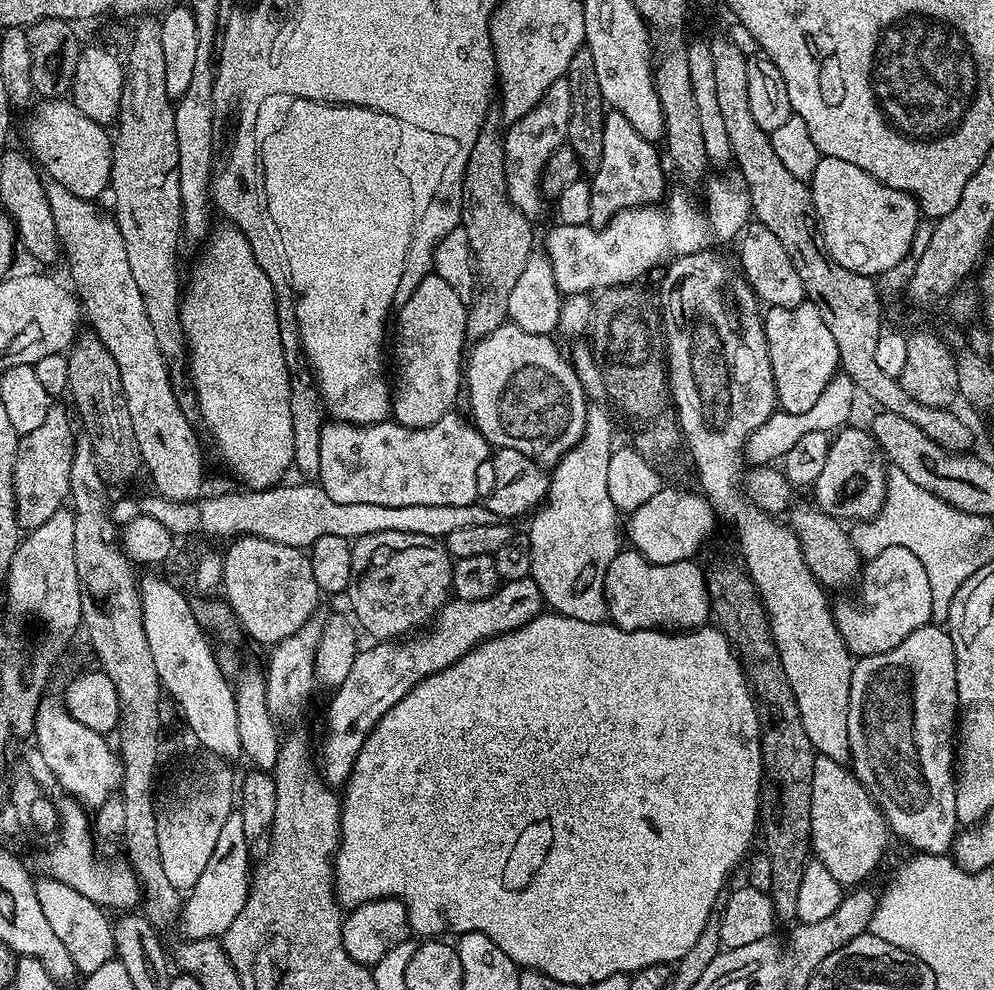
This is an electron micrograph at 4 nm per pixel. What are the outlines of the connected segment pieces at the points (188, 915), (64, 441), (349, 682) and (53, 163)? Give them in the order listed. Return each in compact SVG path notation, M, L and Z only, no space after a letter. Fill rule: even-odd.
M234 810L219 831L218 842L211 851L206 870L199 875L198 882L186 892L186 899L178 917L178 928L184 931L183 935L187 939L211 940L223 937L224 932L230 930L234 918L242 914L242 906L246 906L250 883L248 855L250 849L246 842L246 830L242 830L242 814L239 810Z
M59 406L48 409L46 419L30 434L19 437L16 461L14 462L14 498L16 517L21 530L42 526L59 508L65 507L72 487L70 468L76 453L77 429L72 429L68 412Z
M527 576L501 583L490 600L466 602L449 599L432 617L424 630L428 632L421 631L395 642L372 642L369 648L361 647L349 674L331 693L332 701L328 704L324 741L320 748L318 744L318 768L324 783L329 786L347 784L358 750L364 745L370 730L386 714L386 710L400 702L411 688L418 686L418 682L446 670L446 666L458 662L458 658L465 656L482 641L526 626L526 622L539 616L545 608L538 586L531 576Z
M57 98L54 100L41 99L40 105L36 108L36 121L32 124L32 129L28 132L28 144L31 155L39 164L39 167L46 173L48 180L58 182L83 200L93 202L99 201L99 196L109 191L112 183L112 145L113 137L109 129L103 124L94 122L94 118L86 118L78 106L74 106L71 99Z

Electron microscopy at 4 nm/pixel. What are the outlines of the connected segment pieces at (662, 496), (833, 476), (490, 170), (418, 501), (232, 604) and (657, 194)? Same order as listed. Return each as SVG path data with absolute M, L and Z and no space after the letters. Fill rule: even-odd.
M661 486L658 494L650 498L626 520L626 536L632 539L631 547L641 552L650 562L669 564L695 557L696 551L708 540L716 528L717 513L711 500L699 491L683 492L680 488Z
M845 427L835 433L826 467L818 474L814 485L814 503L826 514L841 522L872 520L882 510L886 498L889 465L883 448L872 437L871 431Z
M489 114L484 117L478 138L470 150L470 162L466 162L466 174L462 182L460 223L470 242L478 281L478 291L468 304L468 338L475 342L489 336L508 320L510 294L534 251L533 221L524 216L522 210L514 206L514 202L510 202L510 194L506 190L504 132L499 115Z
M447 412L425 428L407 428L391 419L381 424L348 424L345 420L321 424L318 484L340 503L392 507L477 503L480 467L489 463L490 445L475 423L458 413Z
M241 535L233 539L230 548L224 552L223 585L224 598L237 623L246 629L247 634L254 640L273 646L278 641L290 637L302 624L315 615L320 598L311 557L300 548L268 541L264 538Z
M612 110L605 115L602 158L590 176L590 221L593 225L603 226L614 218L614 214L627 208L639 208L641 204L659 205L665 199L664 168L660 165L656 147L653 141L642 138L620 112Z

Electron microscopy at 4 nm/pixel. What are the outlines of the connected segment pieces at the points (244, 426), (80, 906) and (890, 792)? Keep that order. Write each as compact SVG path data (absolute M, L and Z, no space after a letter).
M234 226L228 228L217 227L211 233L207 241L204 253L192 272L192 281L187 281L186 291L183 293L180 302L180 322L184 331L186 341L186 371L190 377L192 389L196 391L196 402L198 405L198 416L204 419L208 432L212 435L212 444L216 447L218 455L224 459L224 464L241 480L243 487L248 490L273 488L285 479L284 471L293 467L294 458L294 422L292 421L292 389L294 381L291 380L290 369L286 362L286 354L282 346L282 334L278 330L278 314L276 313L276 295L270 278L266 278L266 270L258 266L254 258L254 250L250 250L250 242Z
M47 878L37 879L36 893L38 902L42 902L42 914L46 914L46 922L50 922L50 930L54 930L54 935L62 941L62 946L66 946L77 973L87 974L99 970L102 966L106 966L106 962L114 959L116 954L114 934L112 933L114 924L111 919L108 921L109 913L105 909L101 908L99 904L90 902L90 898L78 894L78 890L70 890L70 886L66 886L66 882Z
M930 622L906 642L901 642L899 646L894 646L894 650L886 650L886 654L874 654L873 656L859 657L852 665L850 674L850 714L848 715L848 737L850 738L850 767L856 773L864 785L868 787L868 793L872 799L880 805L884 816L888 819L888 827L893 833L896 832L908 844L916 847L917 853L929 852L935 856L943 856L953 847L958 835L958 821L956 818L956 807L954 798L956 797L956 776L954 775L954 733L958 728L958 682L956 681L956 655L954 654L954 642L951 632L945 630L939 623Z

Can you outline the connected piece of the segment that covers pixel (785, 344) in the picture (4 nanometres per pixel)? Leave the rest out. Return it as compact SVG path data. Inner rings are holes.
M811 302L797 308L768 308L763 317L779 411L802 414L818 402L826 386L838 374L840 358L834 334L830 334L826 322L822 322L822 314Z

